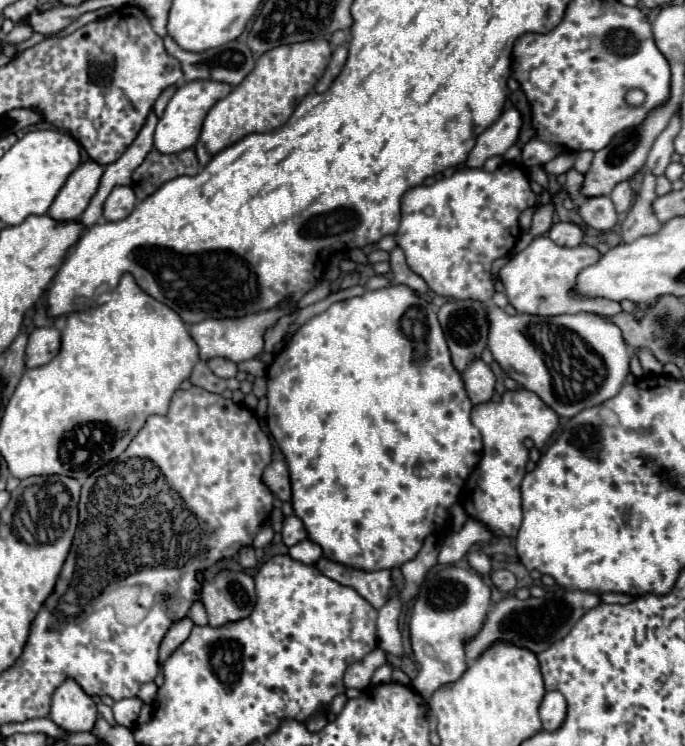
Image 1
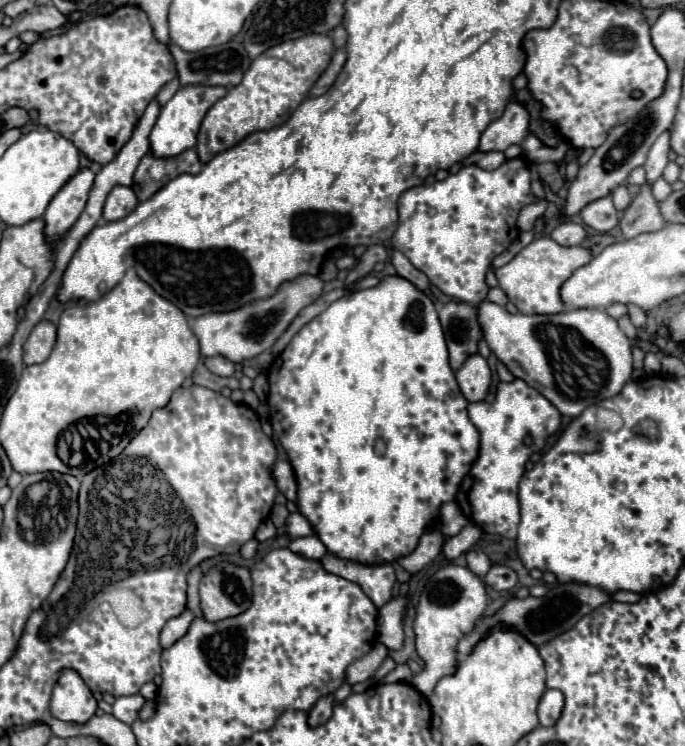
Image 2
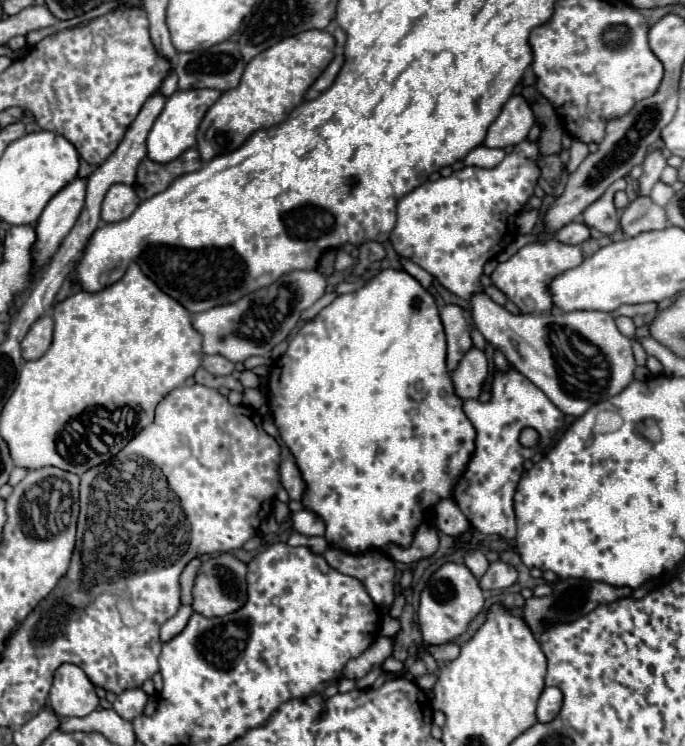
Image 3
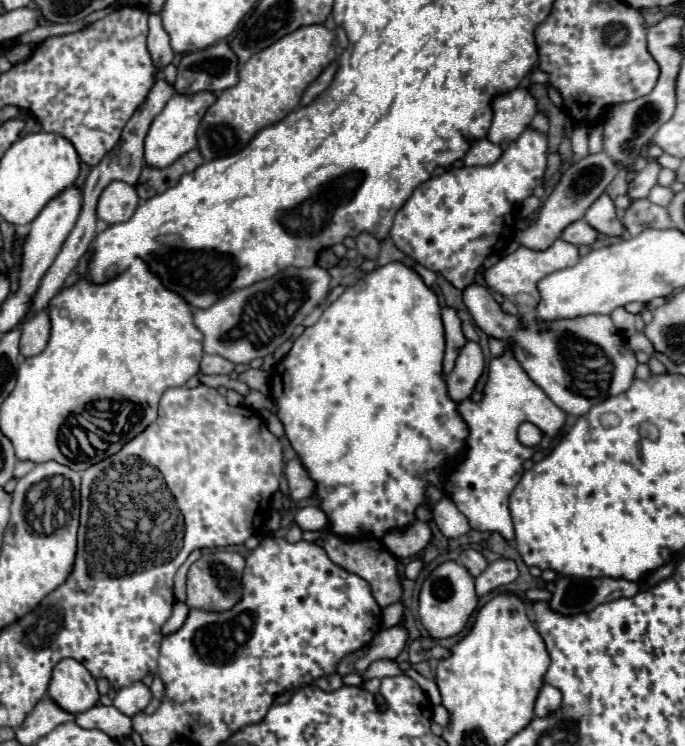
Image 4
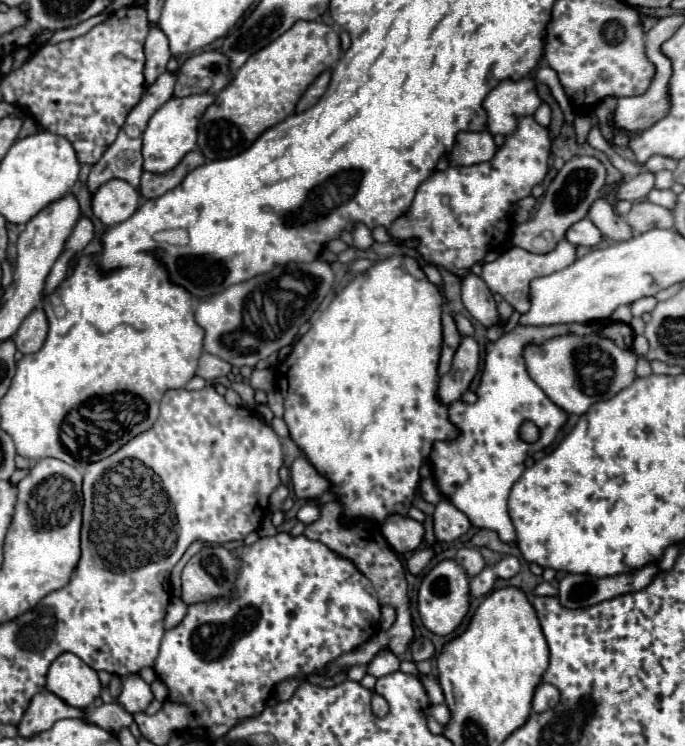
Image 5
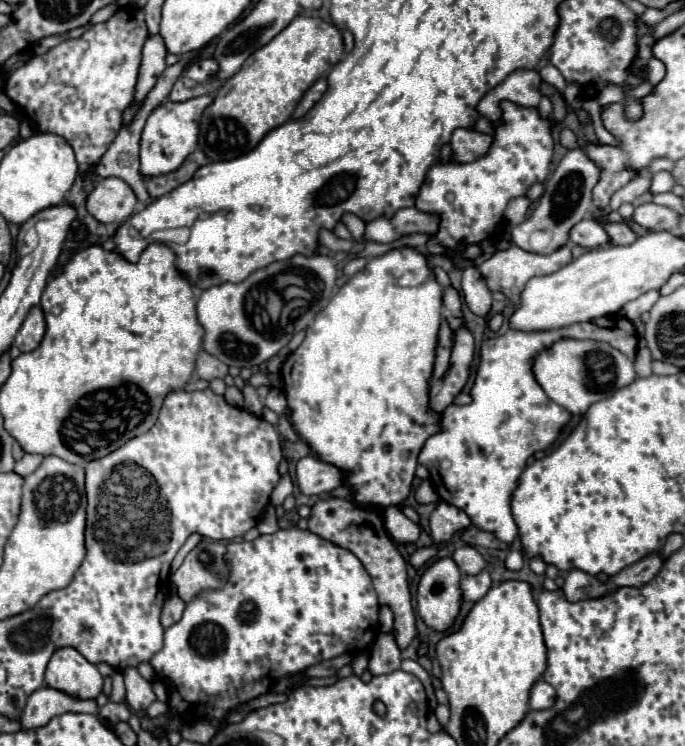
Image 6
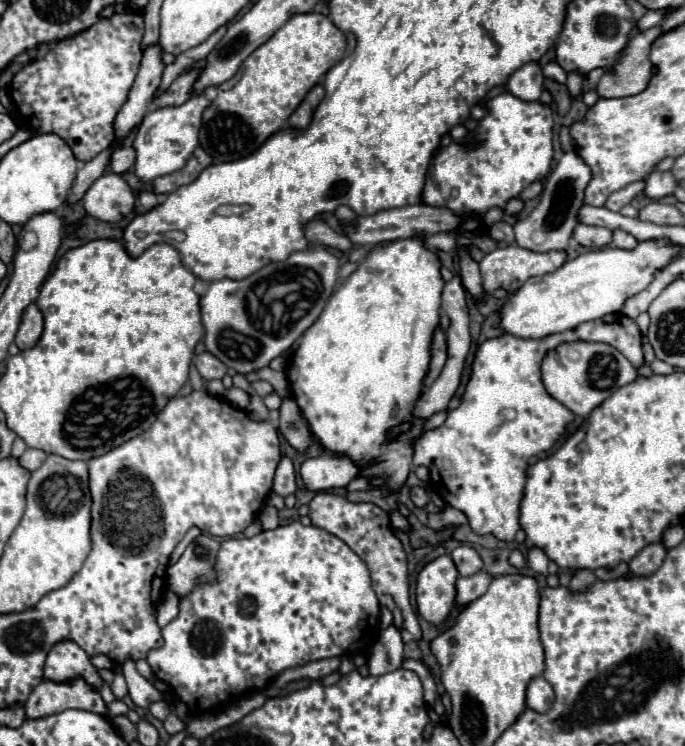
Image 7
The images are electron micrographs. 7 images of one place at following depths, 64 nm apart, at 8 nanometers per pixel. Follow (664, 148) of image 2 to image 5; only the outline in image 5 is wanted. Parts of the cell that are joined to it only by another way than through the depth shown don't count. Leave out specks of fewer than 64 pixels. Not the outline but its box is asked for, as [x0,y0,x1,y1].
[618,172,654,200]

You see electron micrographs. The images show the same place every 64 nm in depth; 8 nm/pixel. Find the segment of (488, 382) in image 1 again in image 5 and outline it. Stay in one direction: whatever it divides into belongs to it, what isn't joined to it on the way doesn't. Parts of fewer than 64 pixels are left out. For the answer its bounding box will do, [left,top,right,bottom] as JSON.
[438,336,480,404]

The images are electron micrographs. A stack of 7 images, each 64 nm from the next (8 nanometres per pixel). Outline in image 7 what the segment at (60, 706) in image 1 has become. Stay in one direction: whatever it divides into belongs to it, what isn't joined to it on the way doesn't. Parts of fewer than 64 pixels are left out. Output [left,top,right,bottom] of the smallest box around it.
[44,640,102,690]

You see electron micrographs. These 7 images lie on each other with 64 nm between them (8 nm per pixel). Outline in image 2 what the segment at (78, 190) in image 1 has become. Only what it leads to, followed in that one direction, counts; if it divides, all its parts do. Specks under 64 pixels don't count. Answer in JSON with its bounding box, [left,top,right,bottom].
[44,168,96,240]

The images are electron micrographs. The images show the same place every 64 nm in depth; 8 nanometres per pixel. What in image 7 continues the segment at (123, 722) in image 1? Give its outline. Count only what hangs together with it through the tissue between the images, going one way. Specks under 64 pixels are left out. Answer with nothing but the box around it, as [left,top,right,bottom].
[122,660,162,708]

